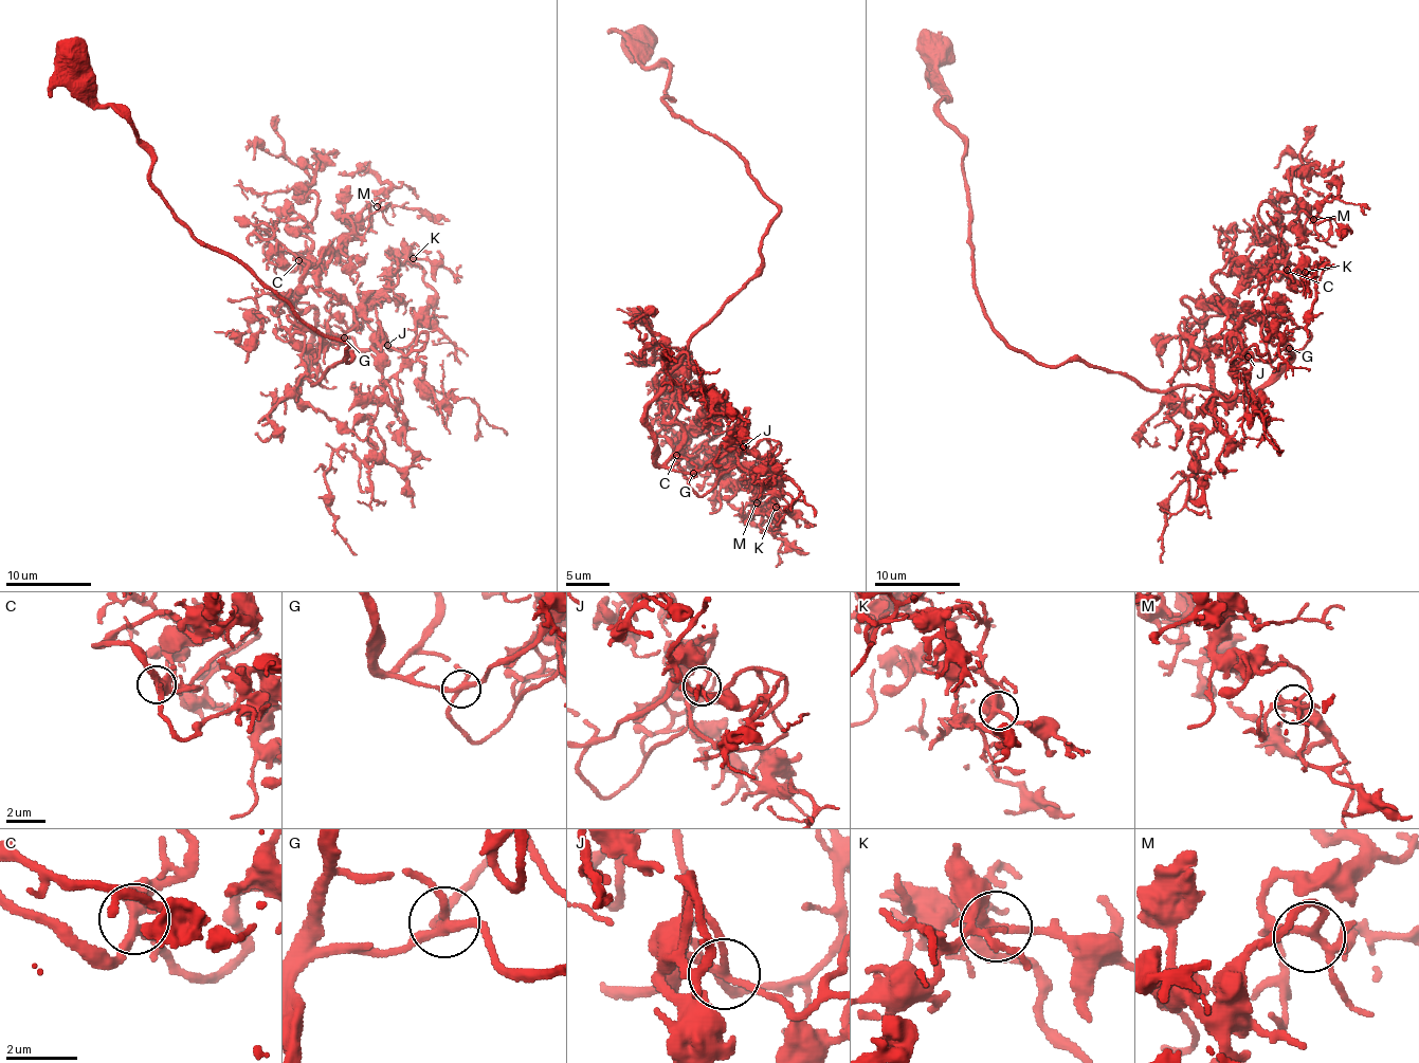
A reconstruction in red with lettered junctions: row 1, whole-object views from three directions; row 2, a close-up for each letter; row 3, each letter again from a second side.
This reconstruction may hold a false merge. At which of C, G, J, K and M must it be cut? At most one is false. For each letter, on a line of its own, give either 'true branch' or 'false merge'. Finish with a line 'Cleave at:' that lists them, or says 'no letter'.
C: true branch
G: true branch
J: true branch
K: true branch
M: true branch
Cleave at: no letter

